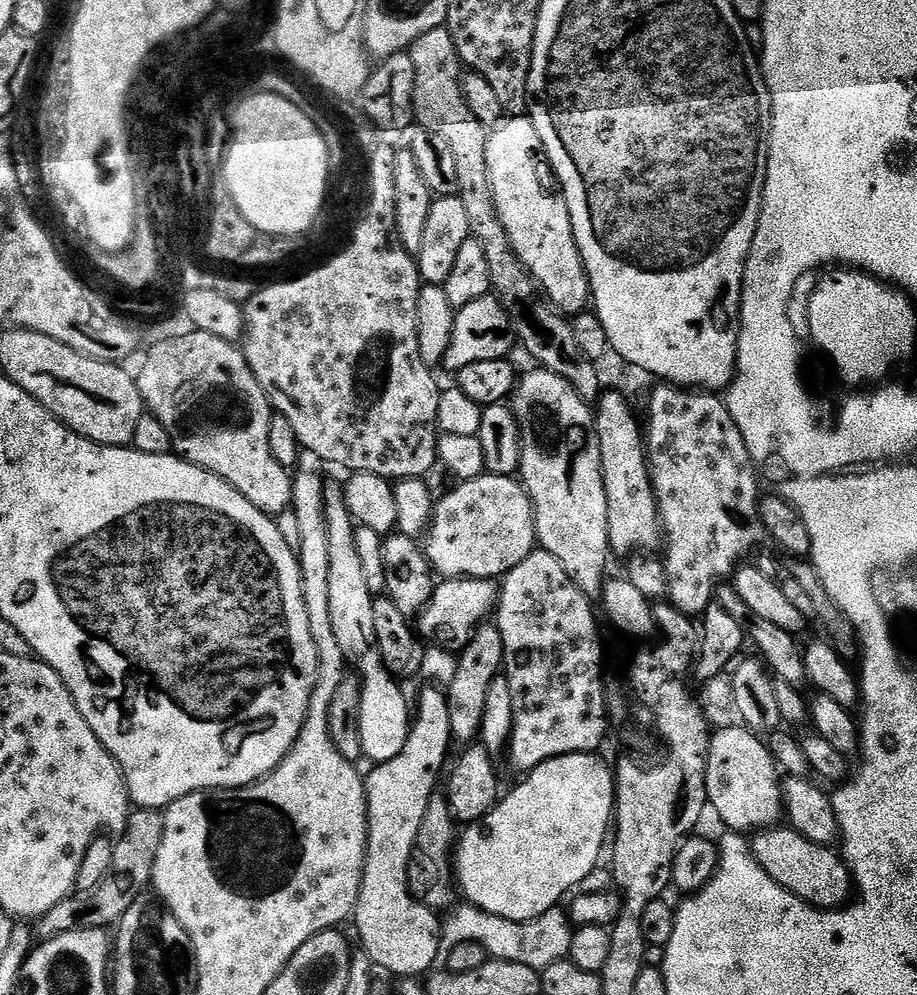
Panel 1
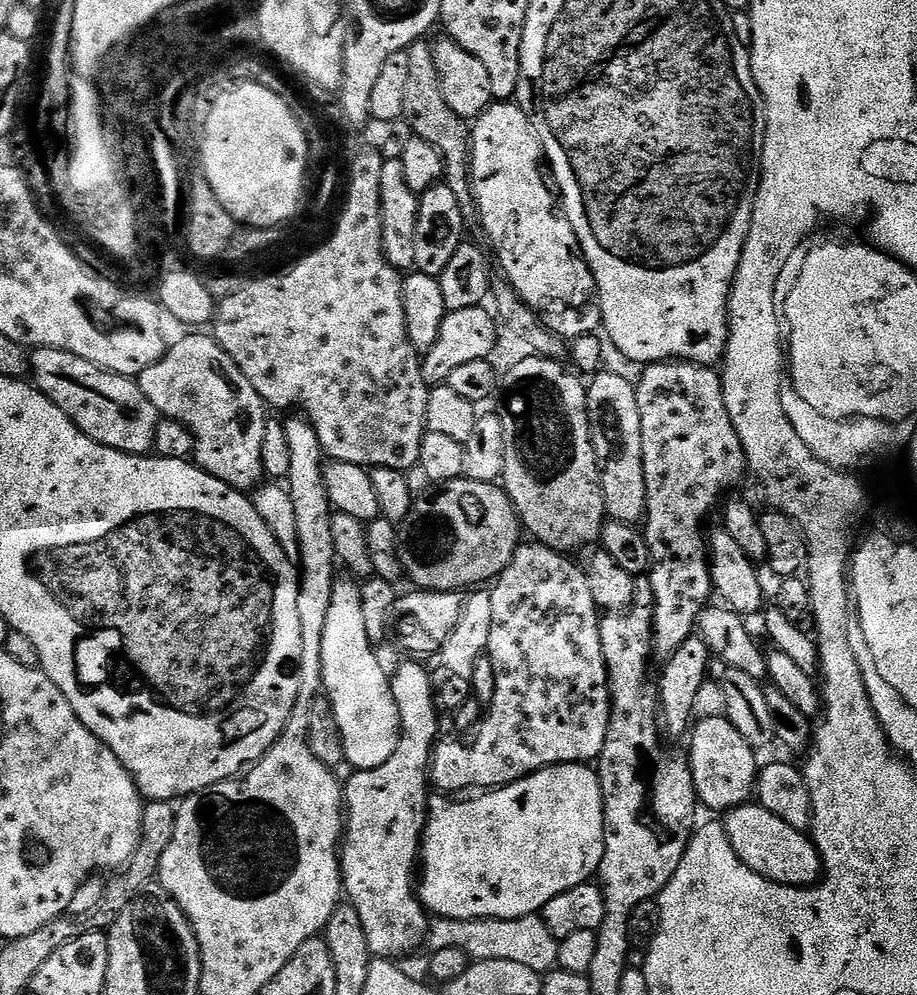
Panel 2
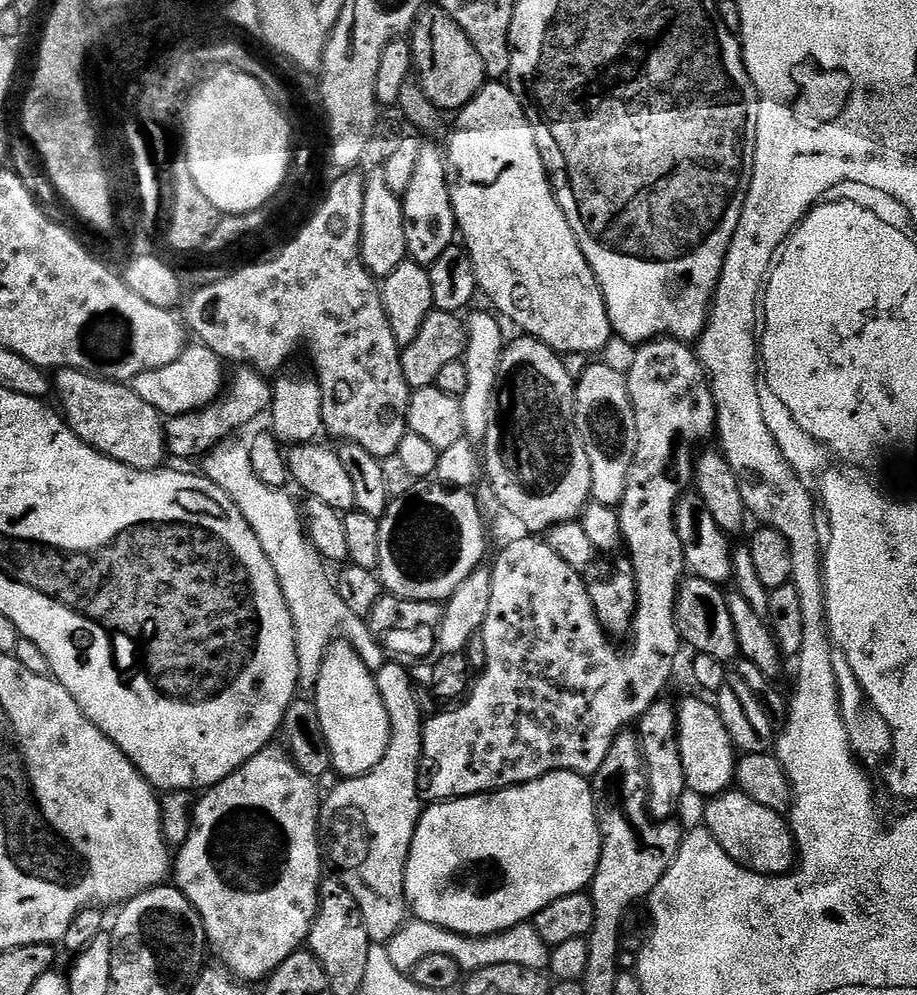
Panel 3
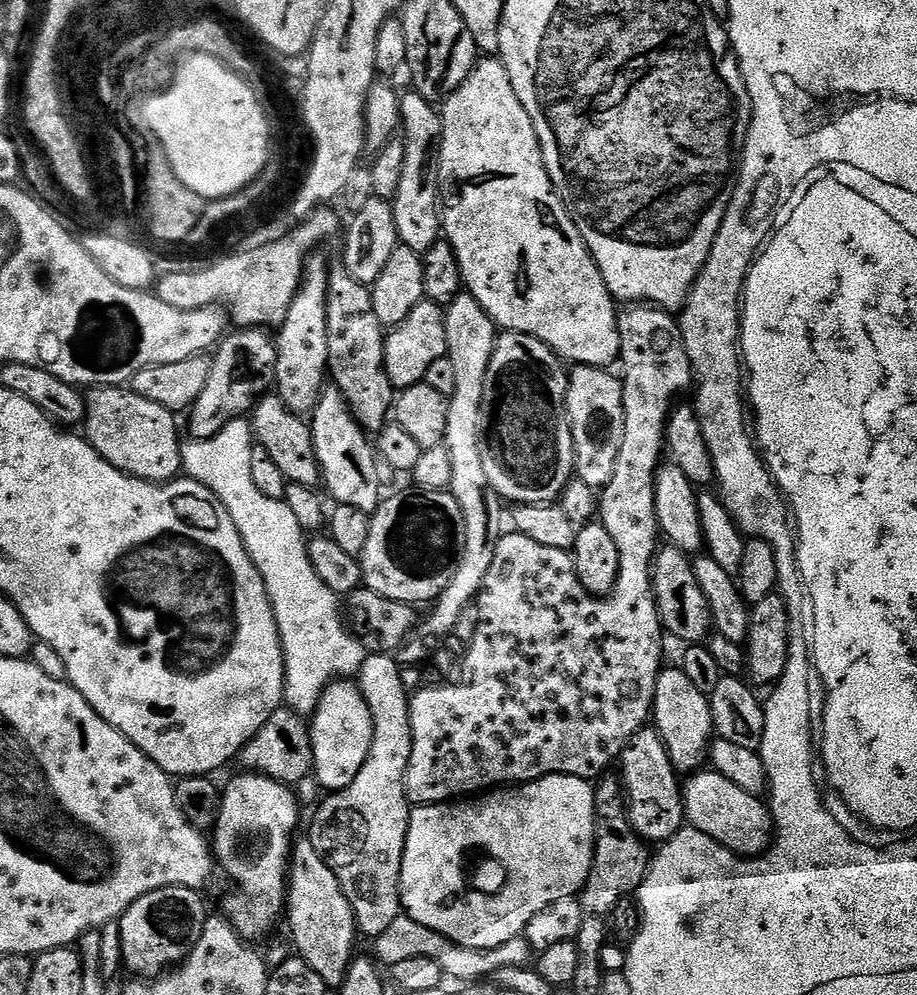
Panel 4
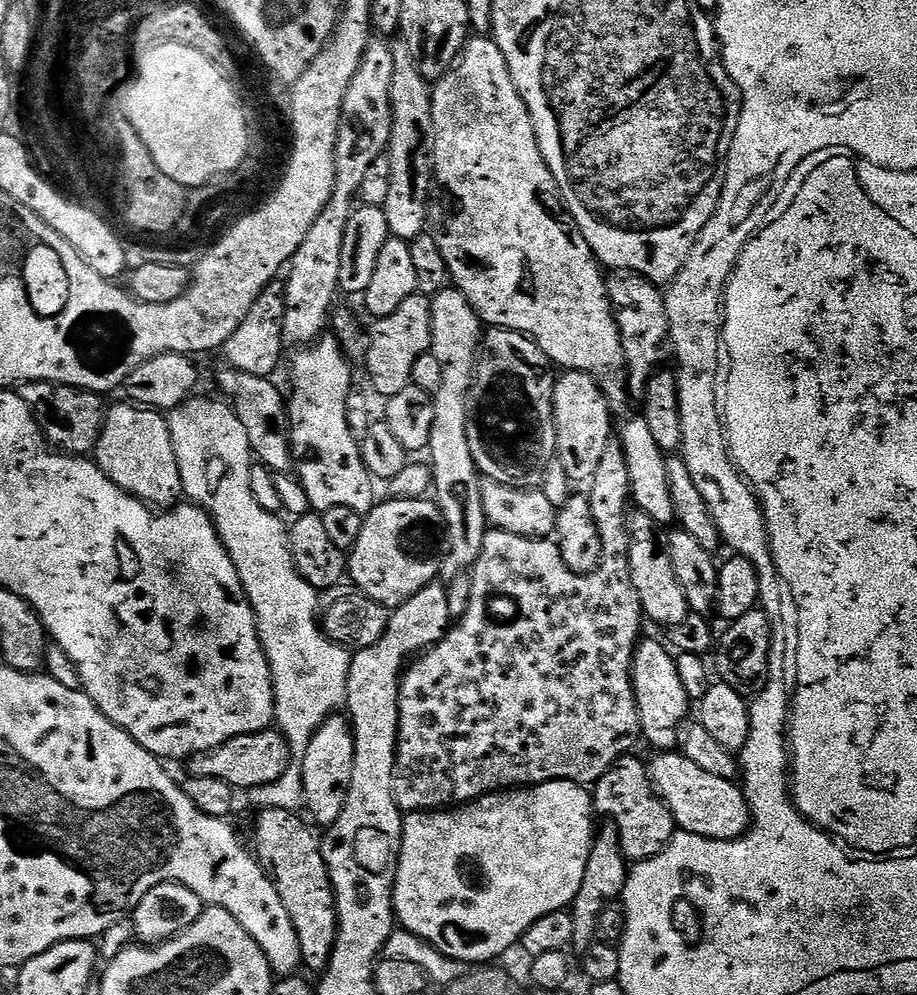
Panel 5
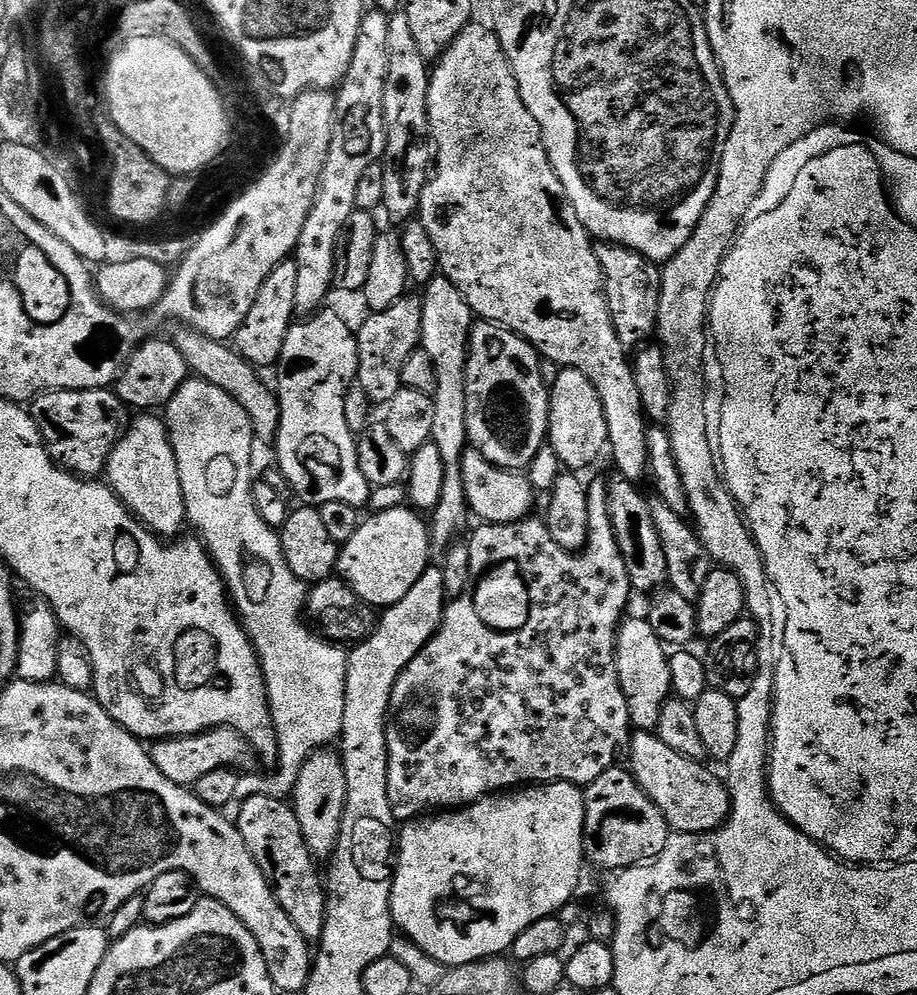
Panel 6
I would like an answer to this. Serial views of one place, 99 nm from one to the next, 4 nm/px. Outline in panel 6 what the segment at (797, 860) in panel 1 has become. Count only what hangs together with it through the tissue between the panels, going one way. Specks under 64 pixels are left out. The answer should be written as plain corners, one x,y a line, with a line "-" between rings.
640,730
631,737
632,777
642,786
642,790
658,806
666,818
669,829
678,832
713,832
720,827
732,811
732,800
728,797
725,781
720,780
698,760
691,760
675,750
670,750
648,730

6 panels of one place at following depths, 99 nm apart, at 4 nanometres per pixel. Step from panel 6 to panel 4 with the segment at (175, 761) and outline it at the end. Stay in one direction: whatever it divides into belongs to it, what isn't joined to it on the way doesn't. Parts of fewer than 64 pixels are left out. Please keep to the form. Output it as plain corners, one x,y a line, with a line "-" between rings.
281,706
275,712
274,714
270,714
270,718
266,722
266,726
262,726
262,730
258,730
258,734
254,734
254,738
247,744
246,747
242,749
240,752
240,755
238,757
238,764
241,764
241,769
247,770
249,773
256,774
259,773
259,775
262,776
269,776
271,780
276,780
279,782
279,784
287,784
289,786
297,786
296,784
300,784
303,782
304,779
311,777
313,775
314,769
312,766
312,734
309,728
309,725
305,722
305,719
299,715
297,715
296,712
292,711
291,708
287,706

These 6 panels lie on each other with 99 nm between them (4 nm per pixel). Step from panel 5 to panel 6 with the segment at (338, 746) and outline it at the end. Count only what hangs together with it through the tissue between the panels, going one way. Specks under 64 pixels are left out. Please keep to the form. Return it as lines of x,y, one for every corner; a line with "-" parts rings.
321,750
314,752
302,766
302,770
296,779
295,789
290,797
290,803
296,809
296,817
302,828
306,846
313,856
328,858
336,849
336,842
340,837
340,820
344,817
344,803
347,793
344,761
340,759
339,751

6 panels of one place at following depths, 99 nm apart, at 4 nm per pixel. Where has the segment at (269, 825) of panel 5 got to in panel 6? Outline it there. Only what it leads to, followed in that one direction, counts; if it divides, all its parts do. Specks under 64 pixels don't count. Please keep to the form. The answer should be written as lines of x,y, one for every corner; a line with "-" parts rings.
253,794
242,800
239,801
240,813
234,816
234,823
242,834
242,842
246,842
246,850
250,850
250,858
254,858
260,868
270,869
272,890
290,922
294,922
298,934
302,934
306,941
319,941
328,905
326,884
321,869
320,872
316,869
317,857
306,846
296,809
287,799
279,796

